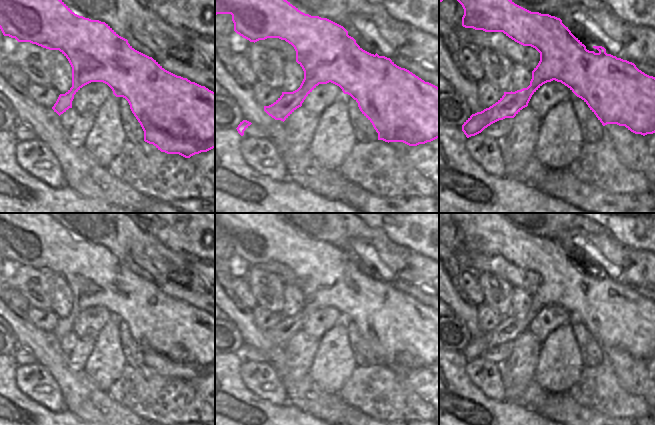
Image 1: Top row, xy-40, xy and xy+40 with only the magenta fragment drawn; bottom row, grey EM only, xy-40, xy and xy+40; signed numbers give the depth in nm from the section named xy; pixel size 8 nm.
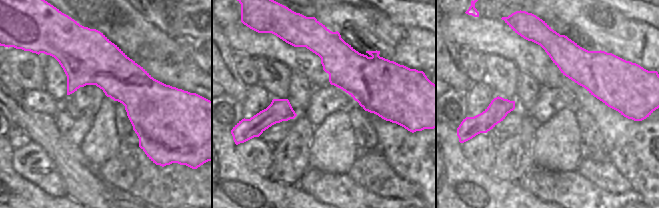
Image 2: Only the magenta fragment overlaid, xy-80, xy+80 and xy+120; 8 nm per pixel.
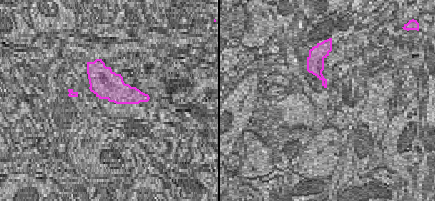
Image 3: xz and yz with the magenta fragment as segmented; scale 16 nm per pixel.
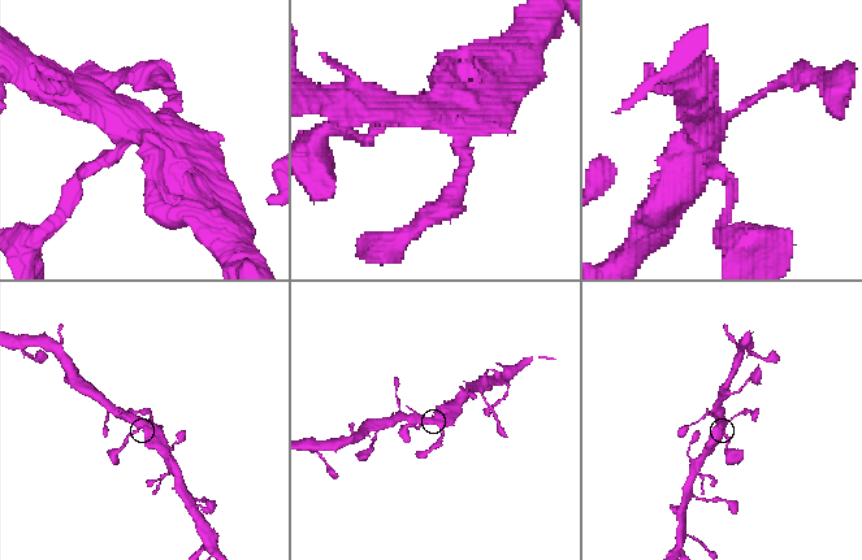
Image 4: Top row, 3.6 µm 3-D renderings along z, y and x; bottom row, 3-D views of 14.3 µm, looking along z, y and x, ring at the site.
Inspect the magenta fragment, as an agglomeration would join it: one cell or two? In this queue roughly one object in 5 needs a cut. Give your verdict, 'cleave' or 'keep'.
keep

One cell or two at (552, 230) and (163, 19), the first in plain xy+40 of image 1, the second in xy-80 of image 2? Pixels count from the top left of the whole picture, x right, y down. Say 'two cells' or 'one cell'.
two cells

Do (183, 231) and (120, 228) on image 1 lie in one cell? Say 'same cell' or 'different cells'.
different cells

